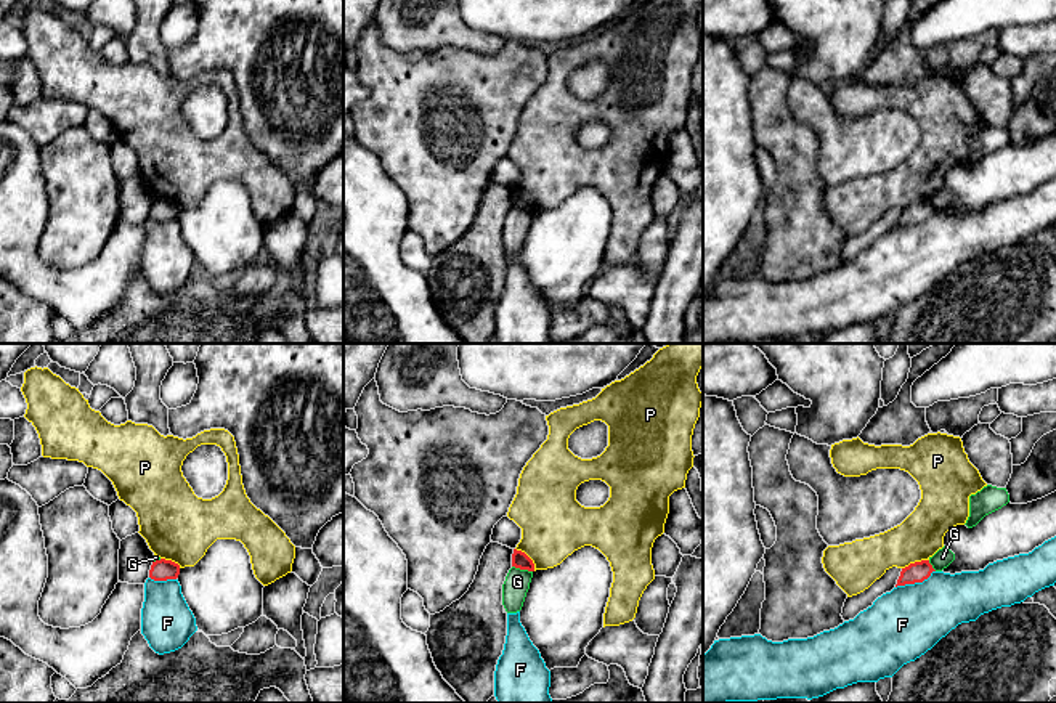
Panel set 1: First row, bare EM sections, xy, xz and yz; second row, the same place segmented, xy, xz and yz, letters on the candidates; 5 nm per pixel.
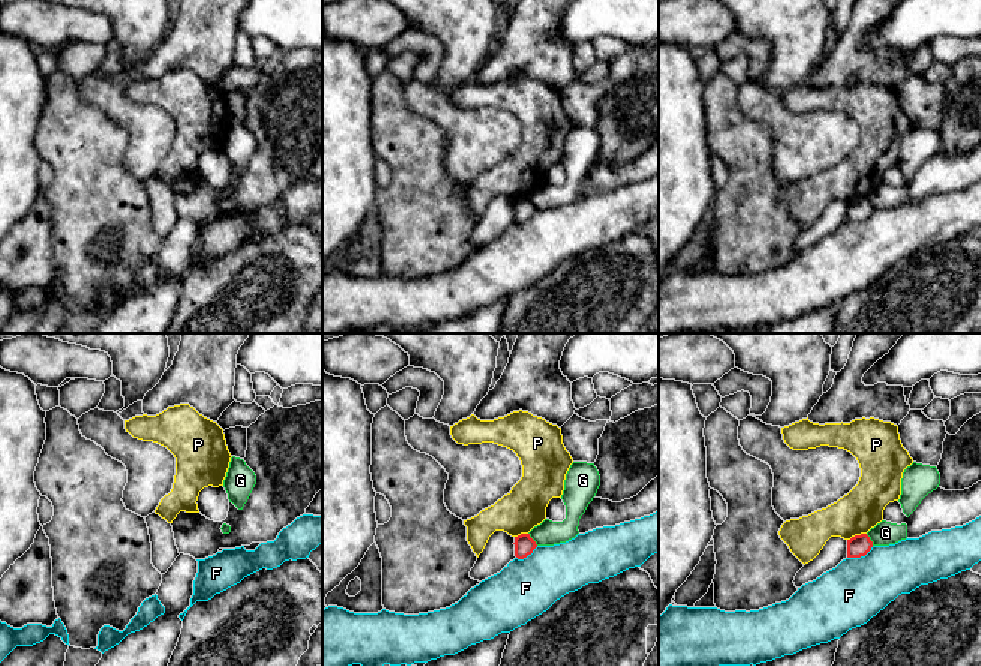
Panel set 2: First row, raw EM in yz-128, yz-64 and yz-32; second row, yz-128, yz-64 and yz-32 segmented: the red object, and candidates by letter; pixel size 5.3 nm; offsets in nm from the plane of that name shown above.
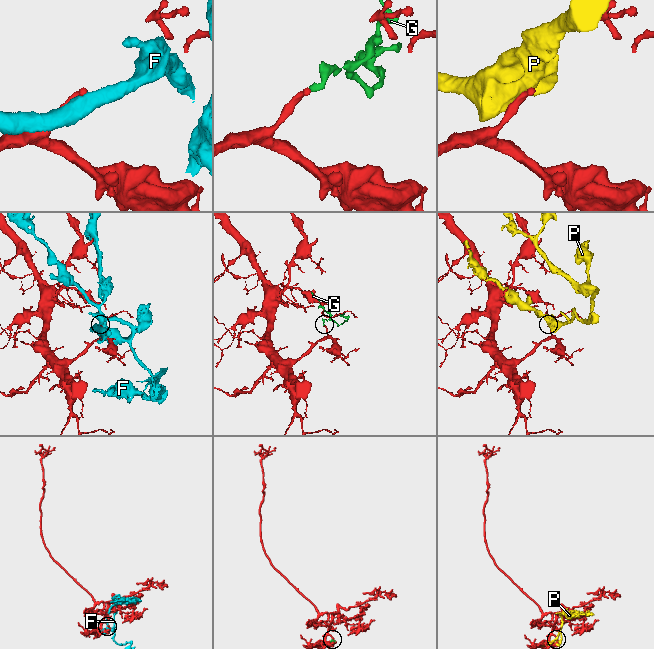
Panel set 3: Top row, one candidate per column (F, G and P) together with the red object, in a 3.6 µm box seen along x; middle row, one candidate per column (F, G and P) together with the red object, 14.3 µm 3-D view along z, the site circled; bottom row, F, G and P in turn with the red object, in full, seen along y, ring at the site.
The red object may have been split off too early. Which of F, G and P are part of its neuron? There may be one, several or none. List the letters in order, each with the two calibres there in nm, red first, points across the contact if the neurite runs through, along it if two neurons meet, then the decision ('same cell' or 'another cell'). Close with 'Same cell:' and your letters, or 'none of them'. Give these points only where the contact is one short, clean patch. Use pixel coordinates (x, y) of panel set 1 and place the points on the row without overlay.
F: 100/360 nm | another cell
G: 80/130 nm | along xz (512, 206), (532, 212) | another cell
P: 80/320 nm | another cell
Same cell: none of them

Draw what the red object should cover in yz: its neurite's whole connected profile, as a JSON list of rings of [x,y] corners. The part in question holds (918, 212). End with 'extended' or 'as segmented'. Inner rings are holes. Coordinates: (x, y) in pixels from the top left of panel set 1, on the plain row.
[[[929,201],[910,204],[908,207],[902,209],[896,228],[905,226],[905,225],[923,223],[924,220],[931,217],[932,212],[936,210],[929,204]]] | as segmented

